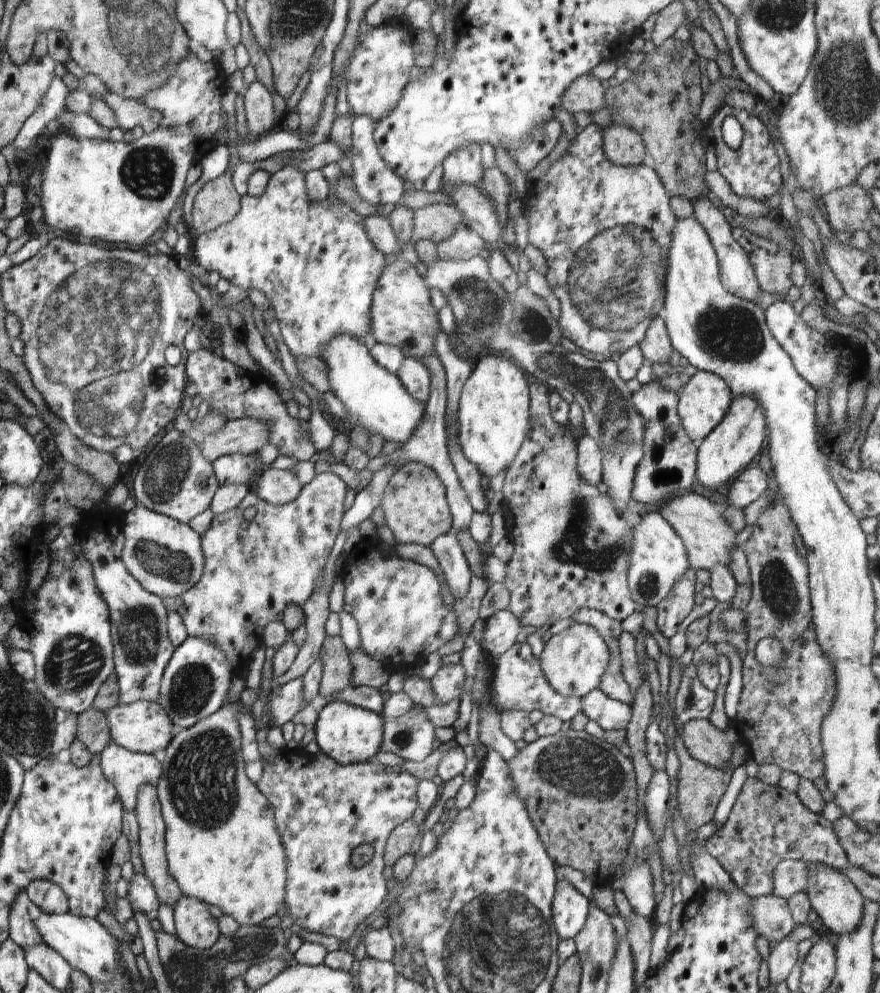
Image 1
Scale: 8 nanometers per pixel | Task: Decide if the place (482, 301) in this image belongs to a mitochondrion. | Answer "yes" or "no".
yes

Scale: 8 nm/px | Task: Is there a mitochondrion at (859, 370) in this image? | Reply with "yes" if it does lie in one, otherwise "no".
no

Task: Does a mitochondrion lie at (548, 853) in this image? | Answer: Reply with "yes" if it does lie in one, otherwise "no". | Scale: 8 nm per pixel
no

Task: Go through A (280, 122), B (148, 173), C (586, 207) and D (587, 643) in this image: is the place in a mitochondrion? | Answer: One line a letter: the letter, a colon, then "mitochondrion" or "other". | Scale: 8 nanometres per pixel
A: other
B: mitochondrion
C: other
D: other

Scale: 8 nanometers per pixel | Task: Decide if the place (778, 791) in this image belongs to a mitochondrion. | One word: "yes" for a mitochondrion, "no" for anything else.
no

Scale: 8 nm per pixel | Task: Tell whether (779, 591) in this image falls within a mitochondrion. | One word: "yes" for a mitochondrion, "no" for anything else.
yes

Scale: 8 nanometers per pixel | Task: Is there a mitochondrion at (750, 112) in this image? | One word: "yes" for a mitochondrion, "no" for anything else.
no

